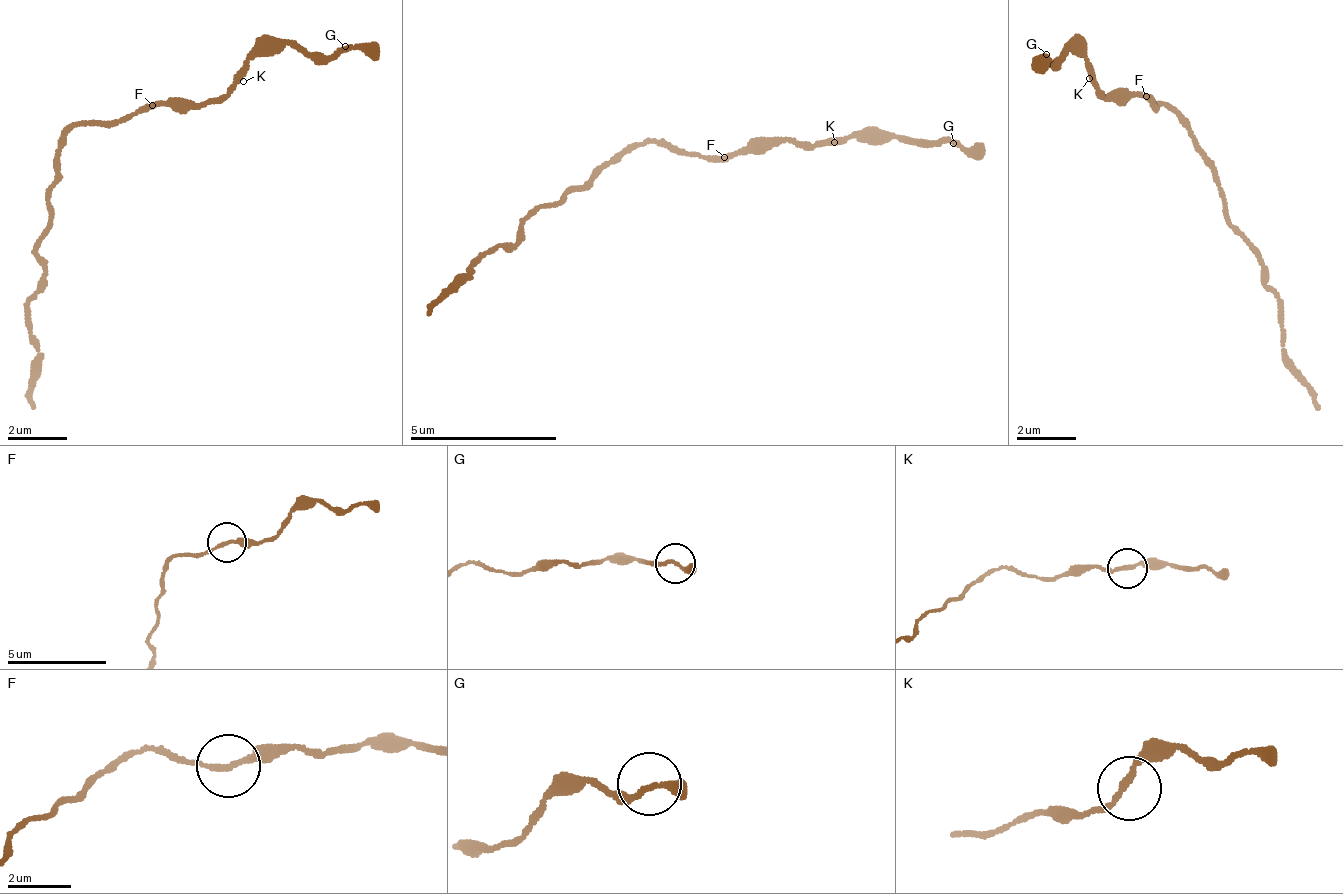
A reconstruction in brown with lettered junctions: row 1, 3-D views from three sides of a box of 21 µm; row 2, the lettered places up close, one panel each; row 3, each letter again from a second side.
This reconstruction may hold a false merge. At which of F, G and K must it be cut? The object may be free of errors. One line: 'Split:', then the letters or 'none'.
Split: none

